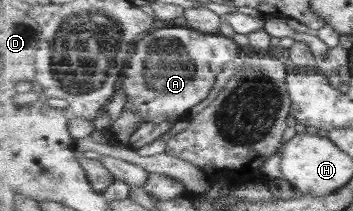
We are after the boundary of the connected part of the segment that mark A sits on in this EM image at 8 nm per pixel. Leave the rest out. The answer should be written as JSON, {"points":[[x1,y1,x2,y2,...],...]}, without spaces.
{"points":[[157,27,149,32,134,45,134,55,130,67,126,70,122,89,128,95,127,104,139,115,142,124,160,121,176,123,189,117,191,109,200,105,210,97,218,75,226,69,228,63,238,59,241,46,222,34,203,33,188,27]]}

